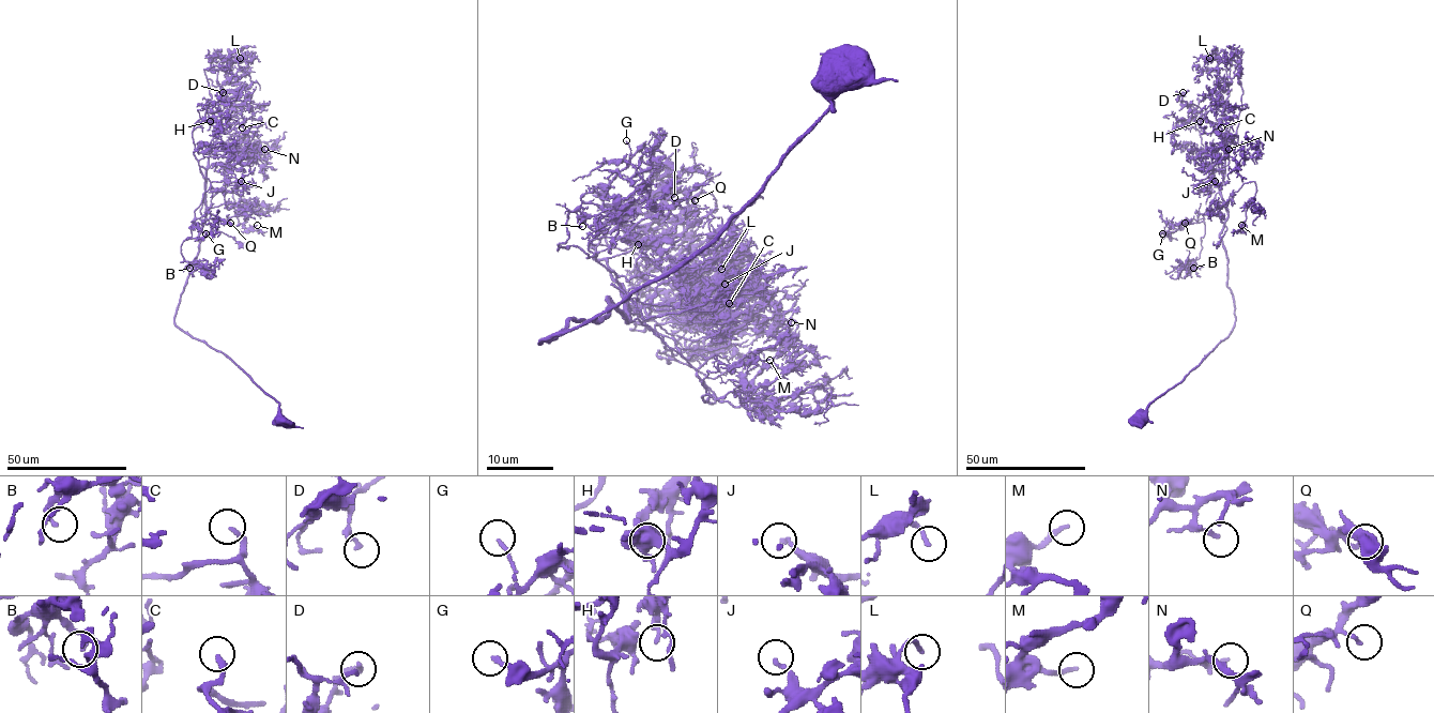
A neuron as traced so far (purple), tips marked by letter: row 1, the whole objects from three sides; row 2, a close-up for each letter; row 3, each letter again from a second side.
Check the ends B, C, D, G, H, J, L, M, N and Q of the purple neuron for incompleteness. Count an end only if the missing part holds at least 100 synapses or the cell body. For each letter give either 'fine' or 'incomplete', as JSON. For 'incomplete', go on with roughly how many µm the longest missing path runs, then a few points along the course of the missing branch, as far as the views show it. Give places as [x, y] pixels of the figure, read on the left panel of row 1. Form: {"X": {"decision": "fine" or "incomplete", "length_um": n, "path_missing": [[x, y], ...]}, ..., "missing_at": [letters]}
{"B": {"decision": "fine"}, "C": {"decision": "incomplete", "length_um": 15, "path_missing": [[242, 127], [259, 125], [261, 130]]}, "D": {"decision": "fine"}, "G": {"decision": "fine"}, "H": {"decision": "fine"}, "J": {"decision": "fine"}, "L": {"decision": "fine"}, "M": {"decision": "fine"}, "N": {"decision": "fine"}, "Q": {"decision": "fine"}, "missing_at": ["C"]}

